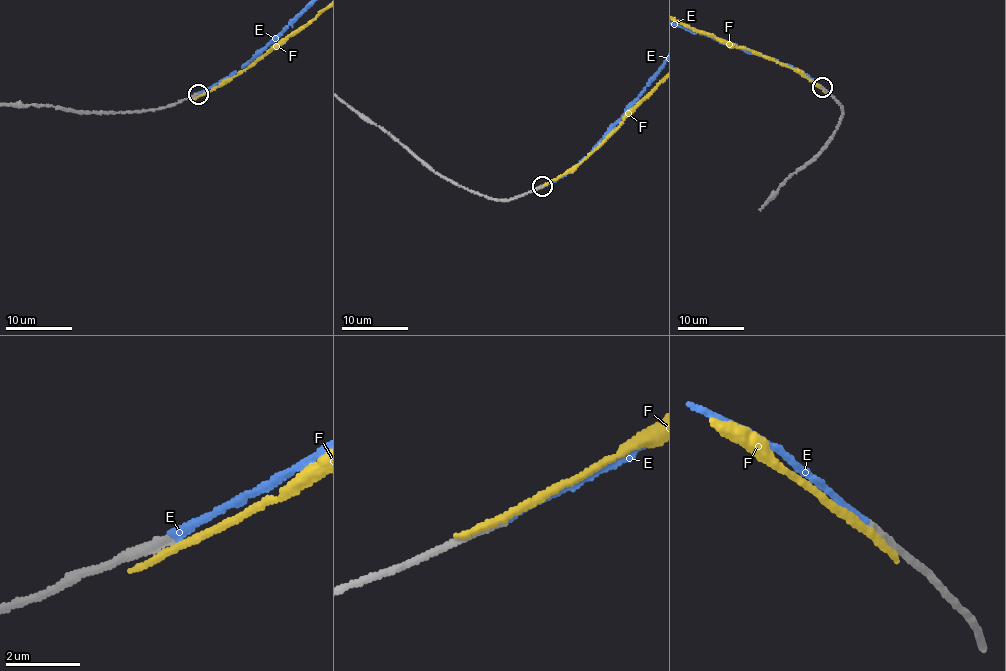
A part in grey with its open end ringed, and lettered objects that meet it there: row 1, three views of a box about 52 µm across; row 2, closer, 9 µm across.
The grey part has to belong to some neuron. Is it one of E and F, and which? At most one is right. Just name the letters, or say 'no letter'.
E

